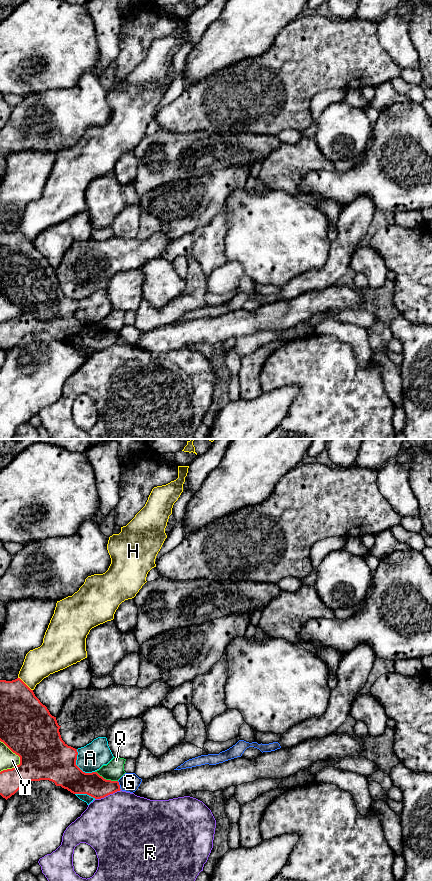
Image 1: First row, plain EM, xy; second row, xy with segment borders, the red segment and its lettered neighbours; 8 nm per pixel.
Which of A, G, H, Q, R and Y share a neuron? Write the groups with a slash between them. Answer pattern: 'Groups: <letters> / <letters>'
Groups: A / G / H / Q / R / Y

